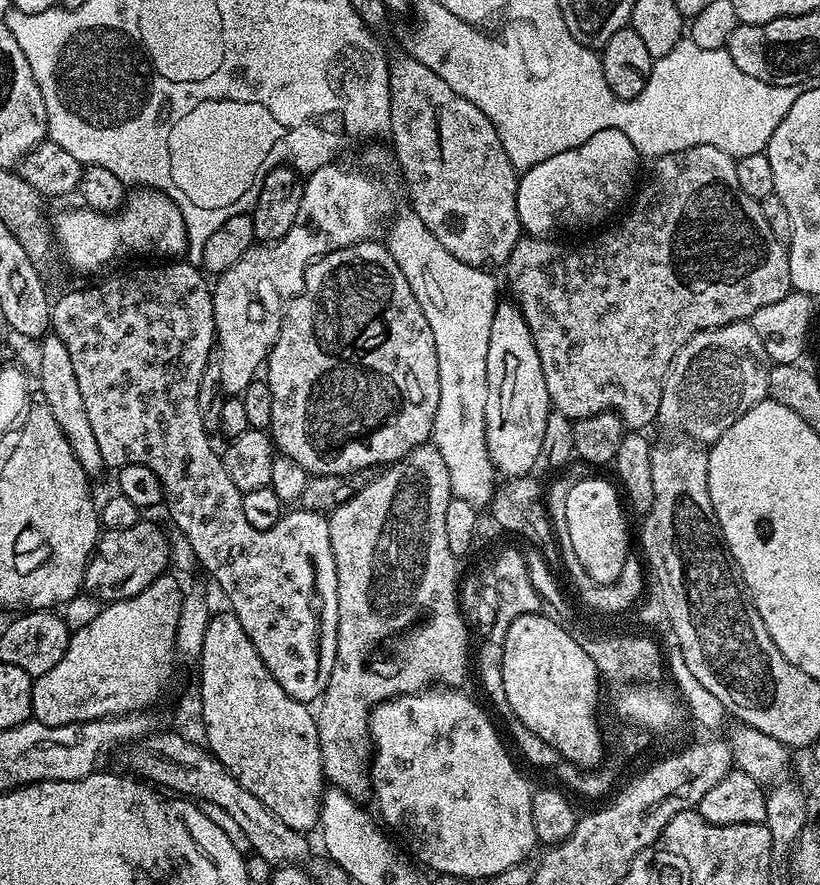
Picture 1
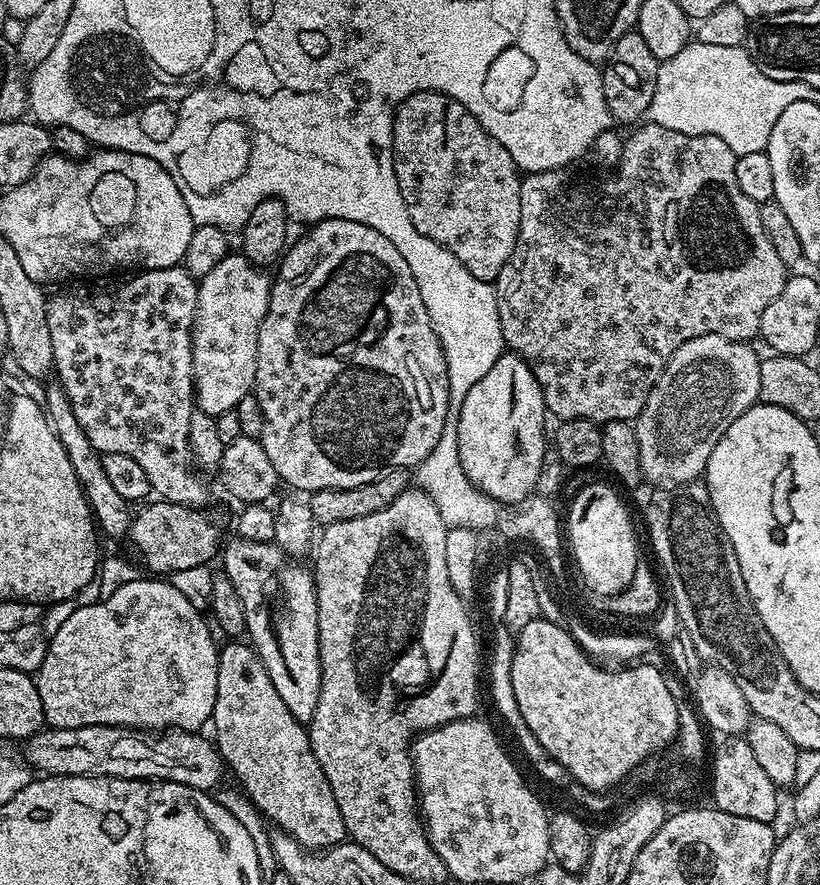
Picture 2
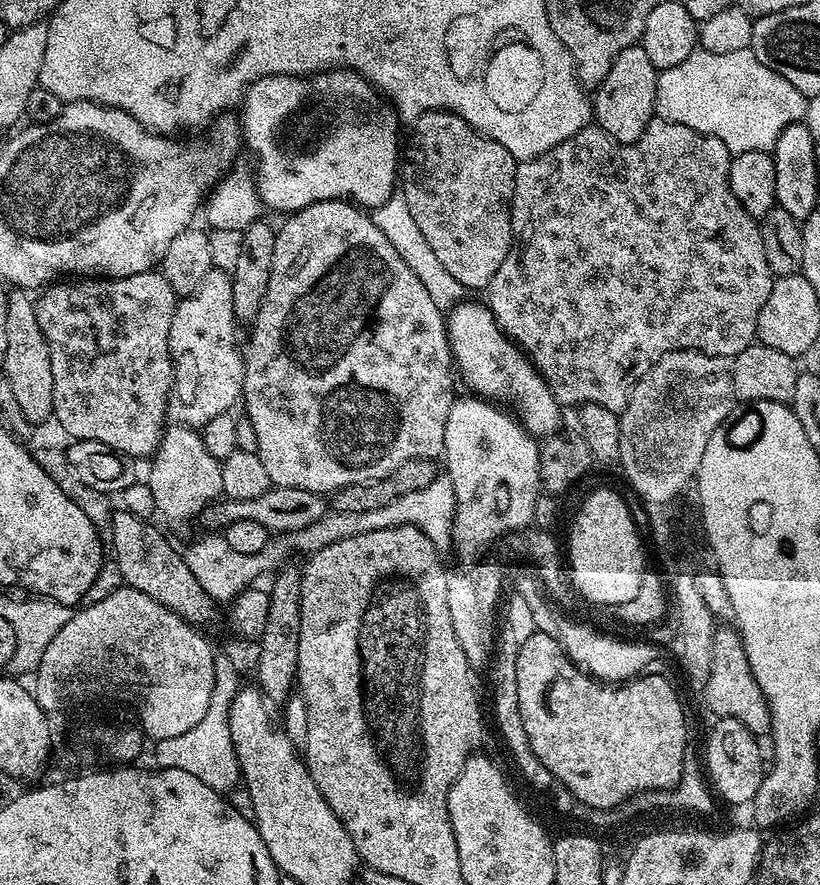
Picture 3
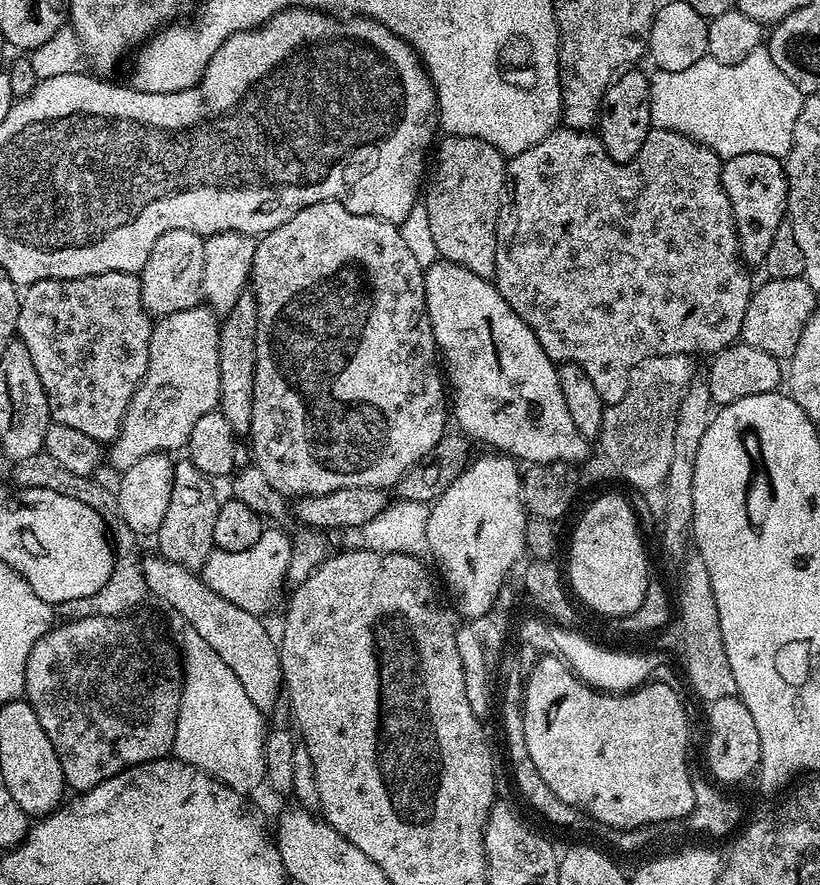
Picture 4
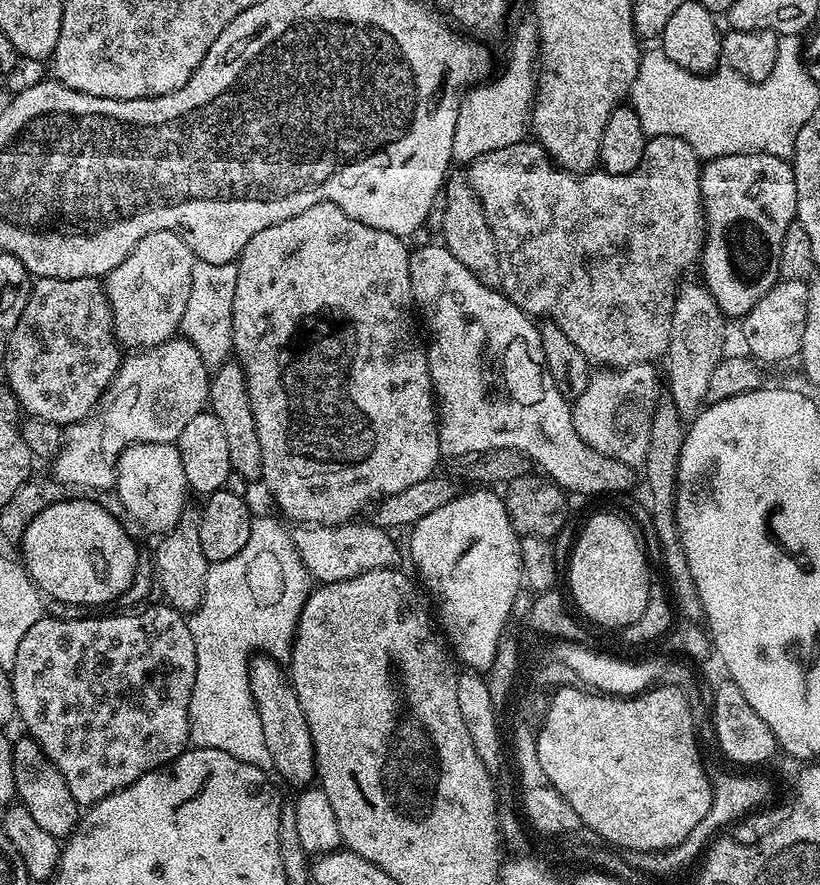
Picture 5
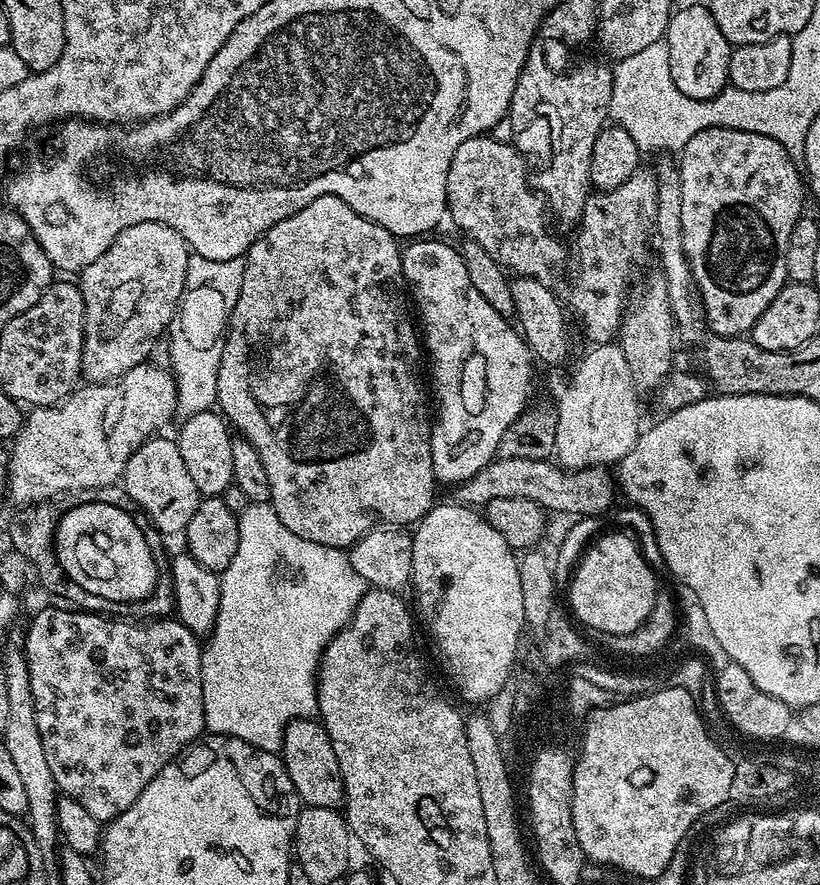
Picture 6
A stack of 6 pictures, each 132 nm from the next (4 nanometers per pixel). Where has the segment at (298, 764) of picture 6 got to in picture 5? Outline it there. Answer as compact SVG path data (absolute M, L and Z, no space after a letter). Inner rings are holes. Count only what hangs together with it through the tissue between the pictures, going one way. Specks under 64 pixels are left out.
M263 654L257 655L248 665L248 681L256 709L262 718L262 735L266 737L266 746L272 755L275 775L292 784L308 786L318 776L316 750L310 736L310 726L306 726L306 714L302 714L302 706L298 702L298 694L292 689L289 673L280 668L283 668L281 661Z

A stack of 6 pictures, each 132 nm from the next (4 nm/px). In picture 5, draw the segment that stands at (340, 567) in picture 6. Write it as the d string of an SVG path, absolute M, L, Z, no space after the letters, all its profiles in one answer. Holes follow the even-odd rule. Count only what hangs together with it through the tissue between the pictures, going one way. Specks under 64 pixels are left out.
M257 515L252 522L250 542L246 545L252 548L252 552L248 552L252 560L240 560L244 552L238 550L234 558L226 558L226 562L209 567L202 602L187 617L196 655L194 690L190 694L190 740L197 748L226 750L226 754L234 754L234 758L250 762L250 766L268 770L272 768L272 755L266 746L266 737L262 735L262 718L252 697L248 665L254 654L270 656L281 662L289 659L302 606L314 587L314 581L294 546L291 531L287 527L284 529L274 517Z

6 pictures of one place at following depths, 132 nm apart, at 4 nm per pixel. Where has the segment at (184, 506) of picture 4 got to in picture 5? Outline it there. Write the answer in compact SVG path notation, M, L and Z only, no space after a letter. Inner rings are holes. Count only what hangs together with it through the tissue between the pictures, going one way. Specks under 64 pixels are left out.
M194 506L185 507L184 513L180 515L180 521L163 533L160 545L154 553L154 580L160 586L160 592L165 601L176 611L185 614L195 612L197 606L202 602L202 594L206 586L206 574L210 567L210 561L206 554L202 554L202 541L198 534L200 525L200 508Z

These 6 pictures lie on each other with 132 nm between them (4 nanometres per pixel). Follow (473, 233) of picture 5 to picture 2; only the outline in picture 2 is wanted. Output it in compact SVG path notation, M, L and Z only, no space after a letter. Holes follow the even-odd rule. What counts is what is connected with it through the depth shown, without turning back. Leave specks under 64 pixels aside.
M415 92L396 110L396 121L392 124L392 161L396 167L396 177L398 186L402 190L402 198L410 210L410 218L414 222L414 226L418 226L418 234L426 234L426 238L430 238L446 250L450 250L450 254L454 254L454 258L458 258L458 262L462 262L462 266L466 266L466 270L470 270L470 274L474 274L474 278L489 282L495 281L496 275L500 273L502 266L506 266L517 240L520 239L522 173L516 167L514 158L510 158L510 150L506 150L506 146L502 146L502 142L498 142L498 138L489 134L478 122L478 118L474 118L474 114L470 114L470 110L466 110L466 106L462 106L462 102L441 92Z

